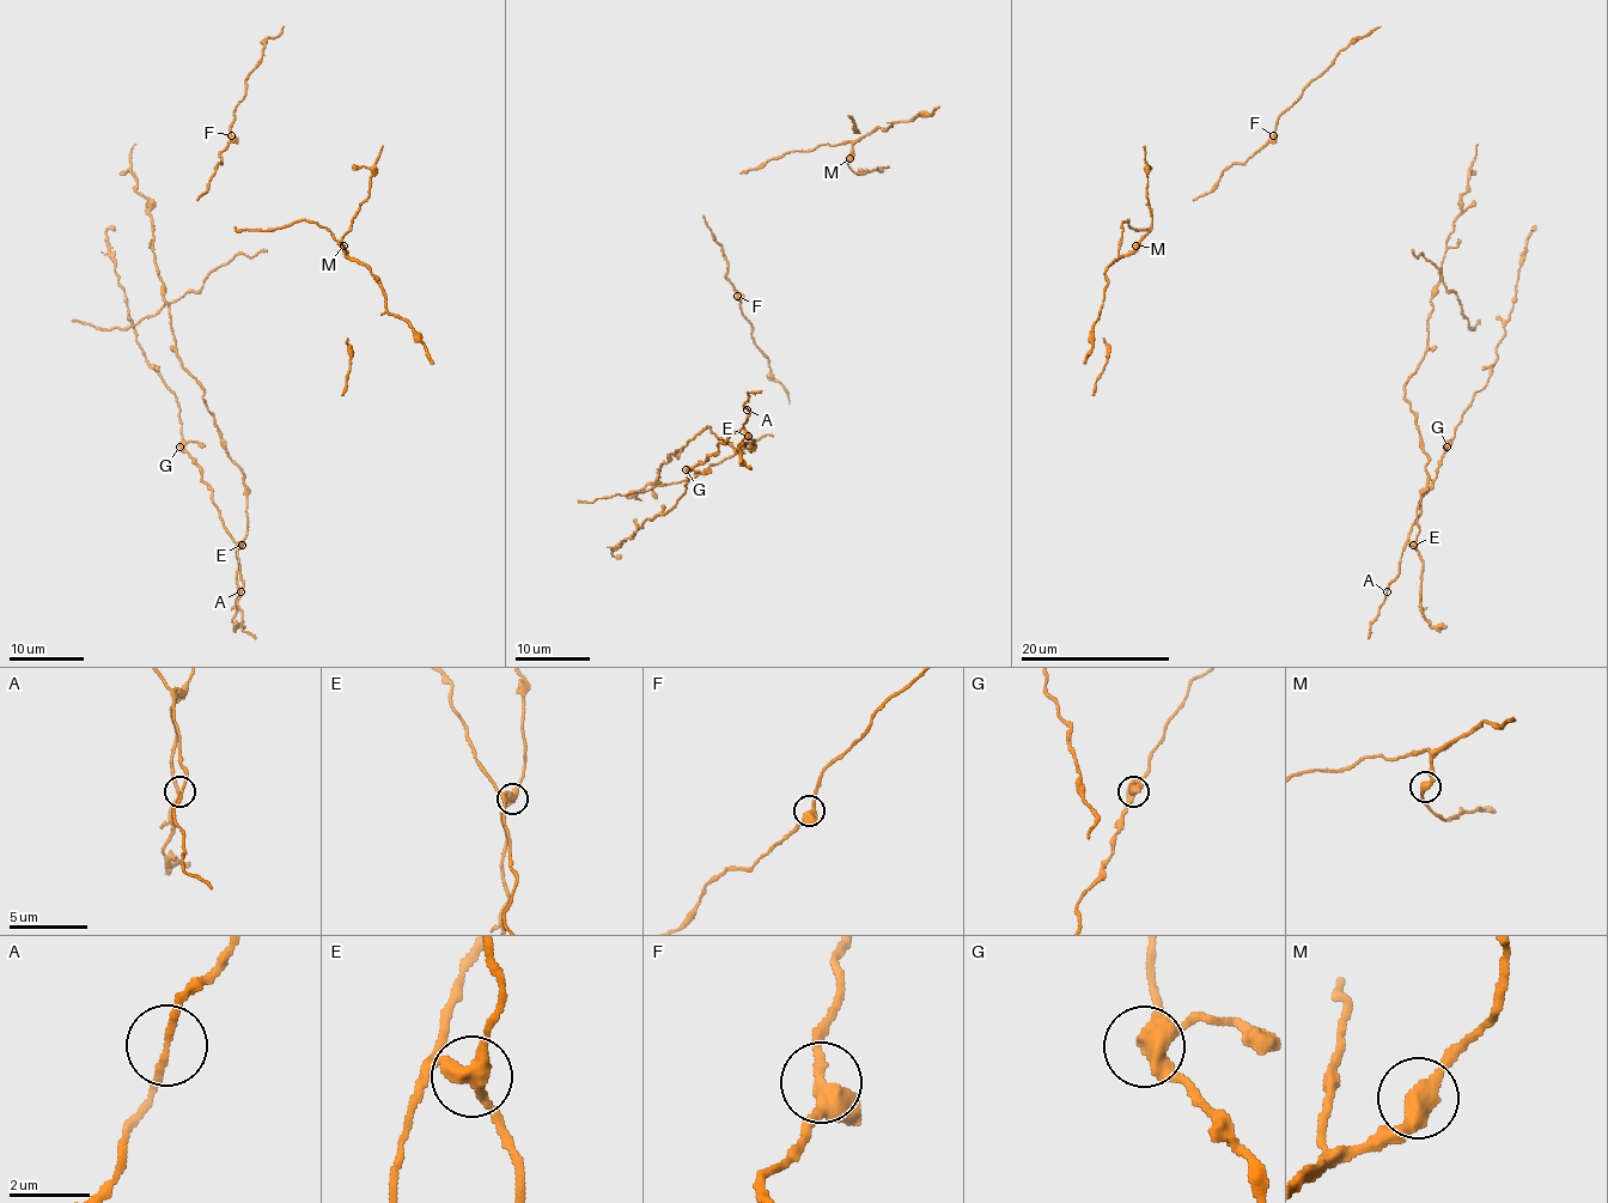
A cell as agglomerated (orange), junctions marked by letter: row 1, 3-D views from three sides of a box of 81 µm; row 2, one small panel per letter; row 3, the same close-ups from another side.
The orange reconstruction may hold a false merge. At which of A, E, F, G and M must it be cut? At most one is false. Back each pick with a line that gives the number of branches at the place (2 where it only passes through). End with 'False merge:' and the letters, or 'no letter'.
E: 3
False merge: E

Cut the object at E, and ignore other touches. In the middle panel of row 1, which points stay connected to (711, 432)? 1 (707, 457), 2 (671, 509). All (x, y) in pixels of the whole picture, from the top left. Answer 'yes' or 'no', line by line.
1: no
2: no

